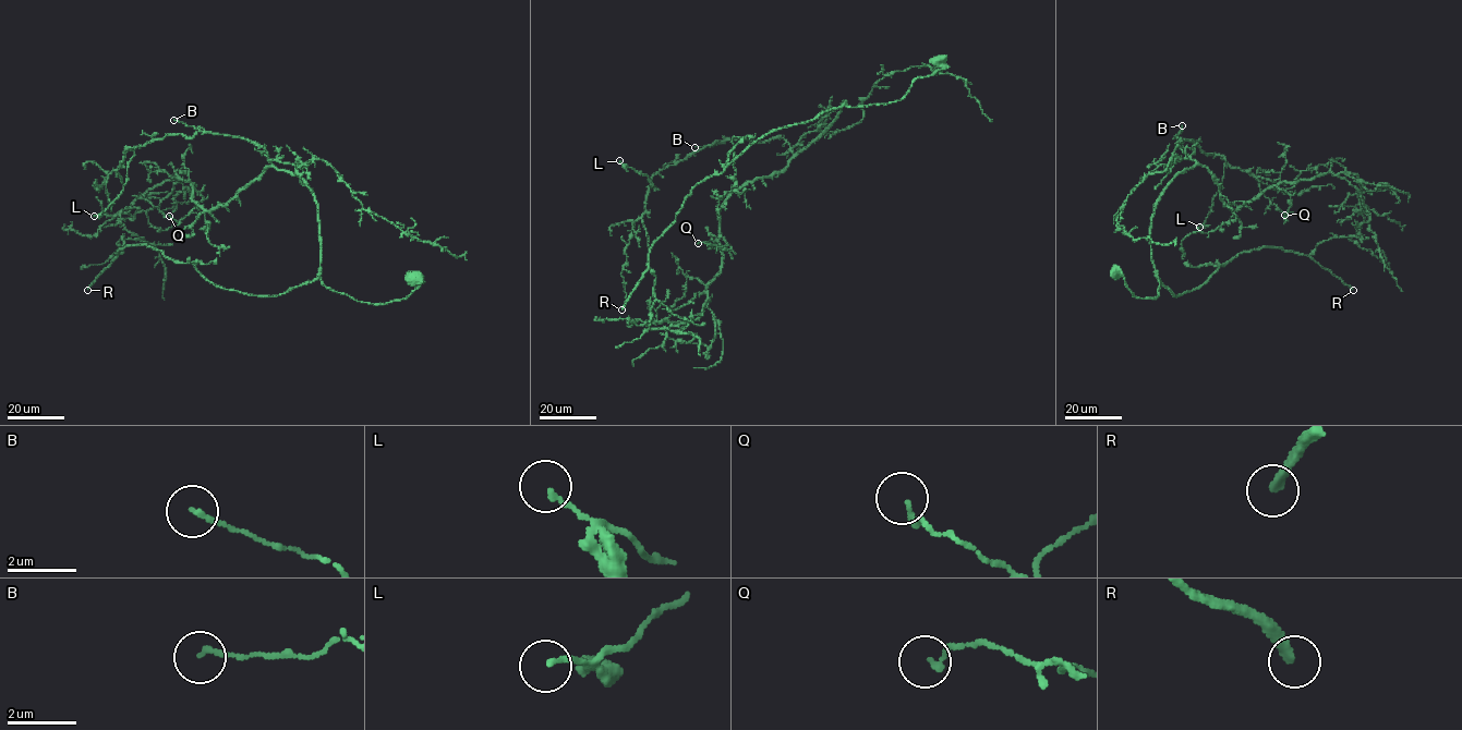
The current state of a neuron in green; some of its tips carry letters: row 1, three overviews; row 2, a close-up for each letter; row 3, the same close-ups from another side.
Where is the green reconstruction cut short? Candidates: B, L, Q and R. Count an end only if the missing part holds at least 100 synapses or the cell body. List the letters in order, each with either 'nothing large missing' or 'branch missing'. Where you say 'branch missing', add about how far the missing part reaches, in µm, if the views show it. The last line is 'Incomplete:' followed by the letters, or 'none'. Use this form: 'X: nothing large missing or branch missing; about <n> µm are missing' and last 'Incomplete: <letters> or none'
B: nothing large missing
L: nothing large missing
Q: nothing large missing
R: branch missing; about 110 µm are missing
Incomplete: R

